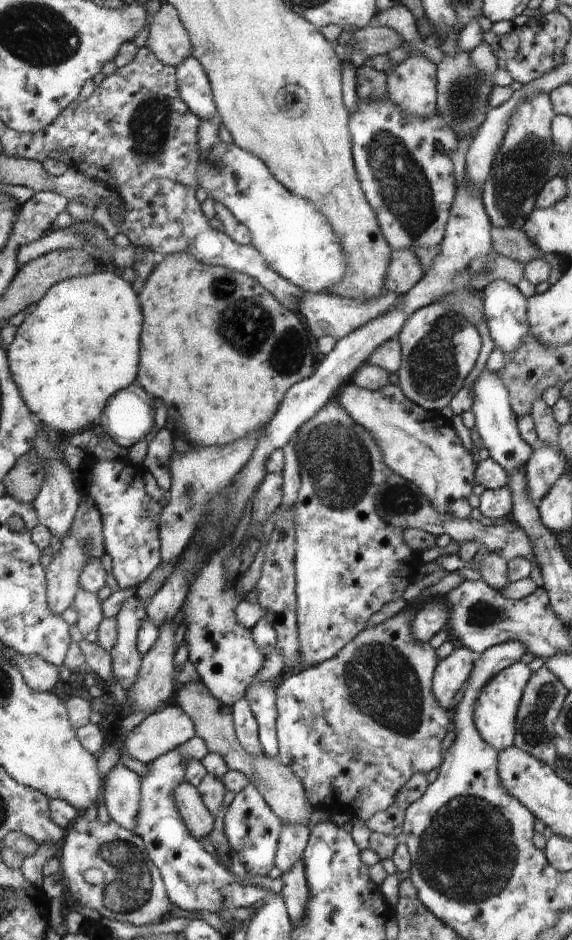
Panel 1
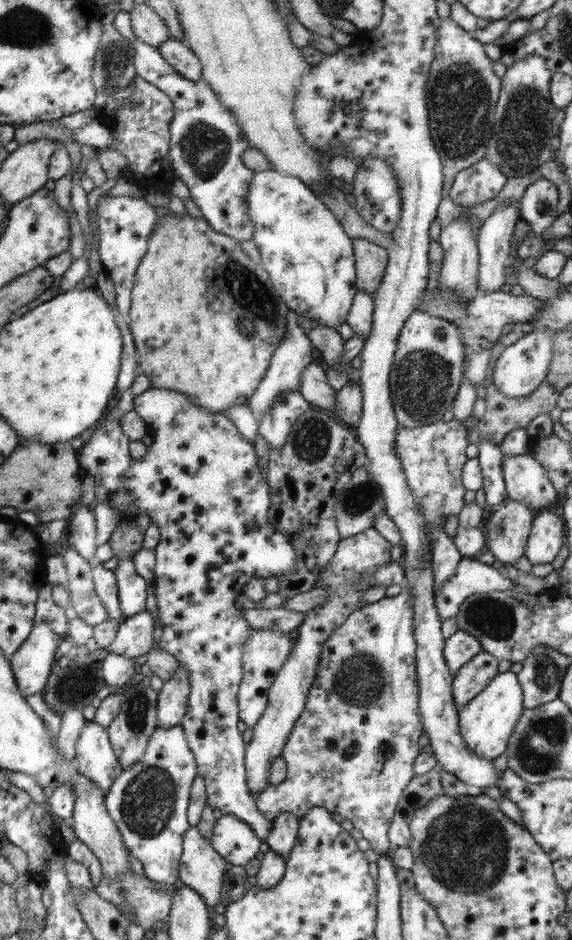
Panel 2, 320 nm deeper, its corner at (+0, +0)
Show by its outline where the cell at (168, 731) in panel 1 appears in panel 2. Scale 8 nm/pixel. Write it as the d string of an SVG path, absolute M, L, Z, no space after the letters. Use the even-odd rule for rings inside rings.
M181 665L179 674L165 682L158 699L159 726L181 726L186 716L187 702L190 693L188 670Z

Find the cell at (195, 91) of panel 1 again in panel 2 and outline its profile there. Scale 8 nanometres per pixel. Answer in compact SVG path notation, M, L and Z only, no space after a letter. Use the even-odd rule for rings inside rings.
M170 38L158 50L166 58L168 64L174 66L180 76L190 81L202 79L202 66L199 58L184 42Z

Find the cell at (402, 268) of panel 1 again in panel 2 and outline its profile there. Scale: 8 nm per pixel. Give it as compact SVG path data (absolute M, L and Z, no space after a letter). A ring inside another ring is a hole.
M366 240L353 242L359 291L366 292L373 297L384 278L384 270L388 266L388 252Z

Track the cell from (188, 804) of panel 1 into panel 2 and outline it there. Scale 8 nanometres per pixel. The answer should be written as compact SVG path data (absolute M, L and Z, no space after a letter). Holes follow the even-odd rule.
M189 826L184 834L182 857L179 879L184 886L192 888L206 906L215 909L221 902L224 858L197 826Z

